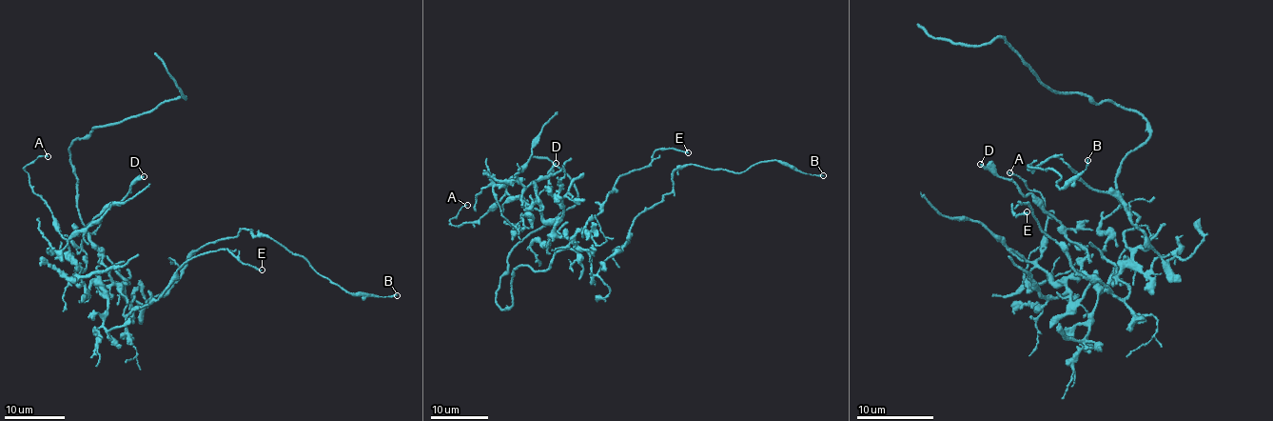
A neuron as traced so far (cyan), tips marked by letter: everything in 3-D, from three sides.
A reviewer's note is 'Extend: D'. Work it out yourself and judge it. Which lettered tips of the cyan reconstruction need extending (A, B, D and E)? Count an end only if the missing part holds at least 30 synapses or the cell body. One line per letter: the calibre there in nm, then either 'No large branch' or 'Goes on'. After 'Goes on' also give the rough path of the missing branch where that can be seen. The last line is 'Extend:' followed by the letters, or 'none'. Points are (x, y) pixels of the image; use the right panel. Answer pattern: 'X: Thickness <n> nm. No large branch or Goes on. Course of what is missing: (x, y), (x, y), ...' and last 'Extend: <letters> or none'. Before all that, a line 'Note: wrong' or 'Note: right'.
Note: wrong
A: Thickness 100 nm. No large branch
B: Thickness 190 nm. No large branch
D: Thickness 260 nm. No large branch
E: Thickness 160 nm. No large branch
Extend: none

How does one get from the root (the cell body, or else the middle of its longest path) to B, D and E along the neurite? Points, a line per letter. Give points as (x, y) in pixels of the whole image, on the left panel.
B: (120, 275), (127, 301), (144, 304), (180, 277), (193, 252), (252, 230), (350, 293), (397, 295)
D: (120, 275), (125, 282), (102, 293), (98, 284), (86, 290), (85, 228), (144, 176)
E: (120, 275), (125, 315), (156, 300), (181, 266), (204, 253), (227, 249), (262, 270)

